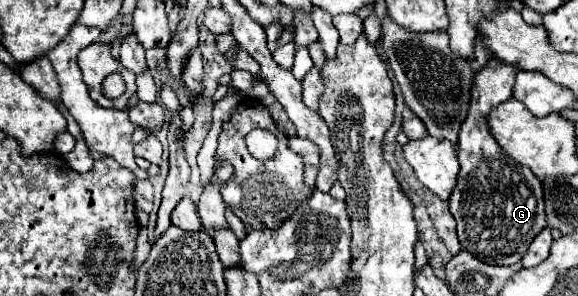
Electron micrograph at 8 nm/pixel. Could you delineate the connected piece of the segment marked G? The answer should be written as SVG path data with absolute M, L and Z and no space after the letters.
M493 57L489 65L475 75L471 109L459 131L461 135L457 143L461 171L449 197L461 247L491 265L513 265L521 261L533 237L537 237L547 225L541 181L527 167L505 155L505 151L495 143L495 139L491 139L491 133L487 131L487 115L491 107L511 97L515 71L515 67L499 63L499 59Z

